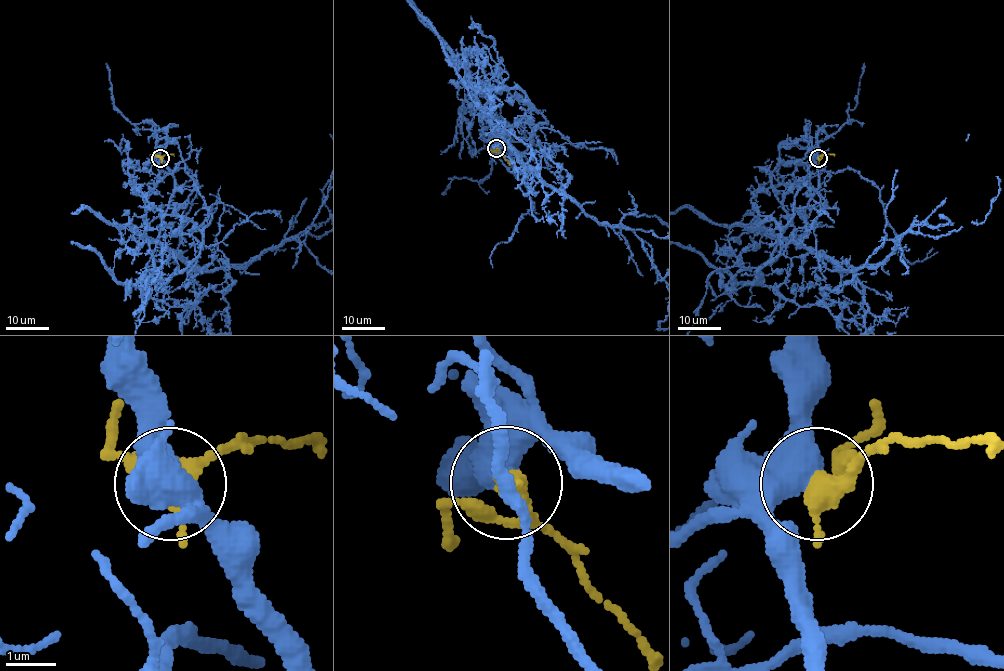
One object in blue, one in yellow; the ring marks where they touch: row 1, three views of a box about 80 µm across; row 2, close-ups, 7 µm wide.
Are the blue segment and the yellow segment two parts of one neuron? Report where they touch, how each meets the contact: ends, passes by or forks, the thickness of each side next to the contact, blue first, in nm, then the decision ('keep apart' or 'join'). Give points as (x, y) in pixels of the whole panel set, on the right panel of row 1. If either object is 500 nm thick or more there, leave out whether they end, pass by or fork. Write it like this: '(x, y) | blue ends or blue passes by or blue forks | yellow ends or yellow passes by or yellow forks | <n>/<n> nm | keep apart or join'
(818, 158) | blue passes by | yellow passes by | 480/360 nm | keep apart

